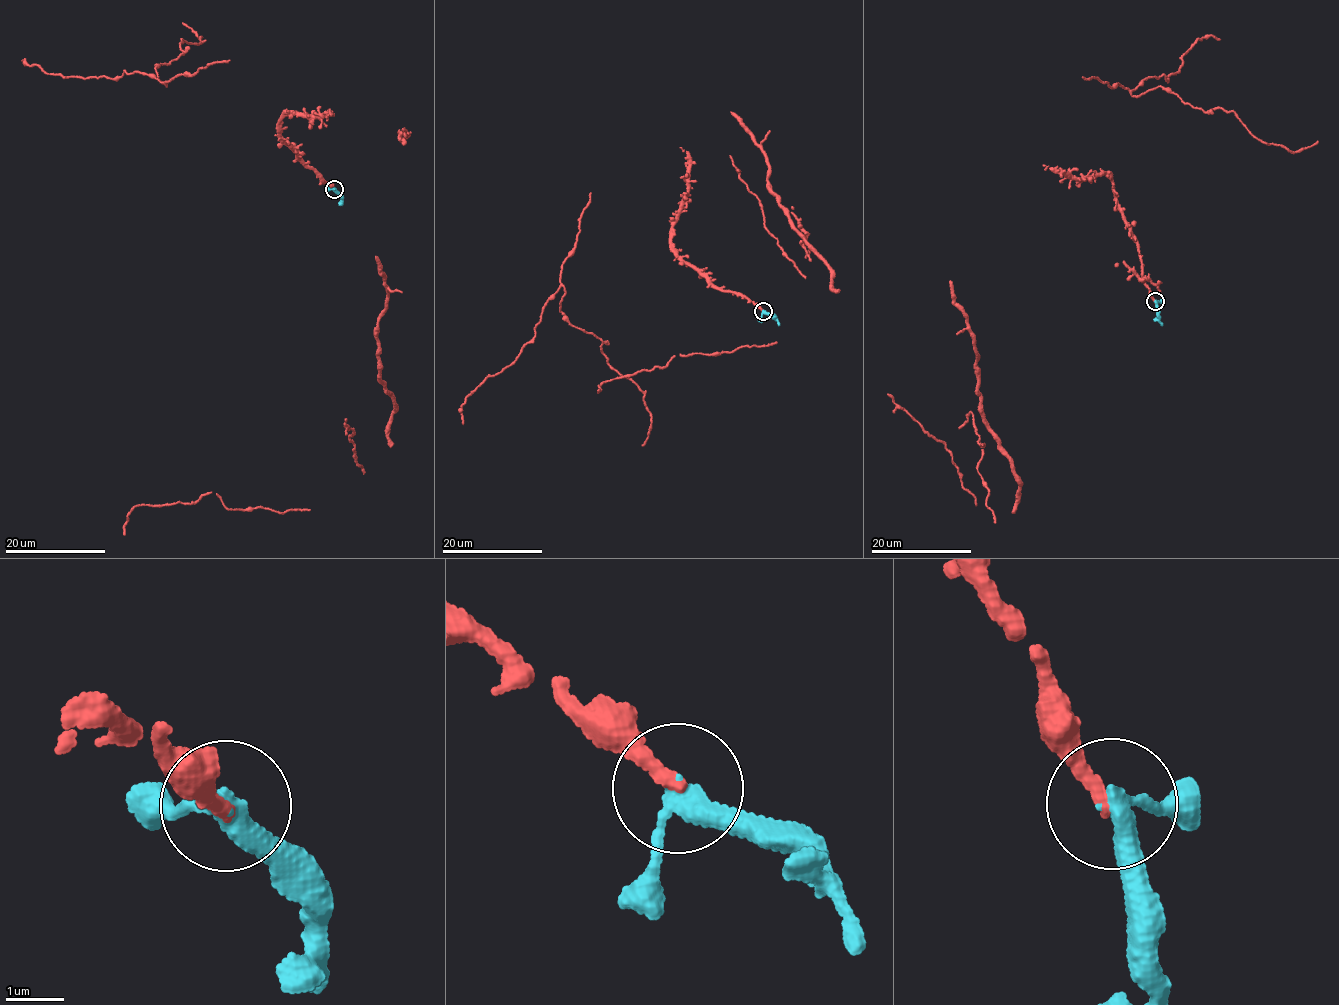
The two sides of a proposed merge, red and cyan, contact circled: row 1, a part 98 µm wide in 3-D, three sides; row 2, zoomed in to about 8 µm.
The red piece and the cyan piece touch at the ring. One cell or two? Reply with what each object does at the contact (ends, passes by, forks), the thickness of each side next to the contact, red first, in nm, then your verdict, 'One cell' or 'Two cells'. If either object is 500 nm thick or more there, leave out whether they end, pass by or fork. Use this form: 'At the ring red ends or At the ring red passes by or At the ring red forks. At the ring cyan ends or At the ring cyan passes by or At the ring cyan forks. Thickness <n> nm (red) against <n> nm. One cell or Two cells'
At the ring red ends. At the ring cyan passes by. Thickness 260 nm (red) against 320 nm. One cell

